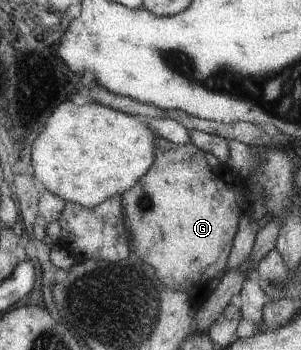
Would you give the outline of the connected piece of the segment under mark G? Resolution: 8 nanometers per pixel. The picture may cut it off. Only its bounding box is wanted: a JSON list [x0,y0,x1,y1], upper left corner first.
[121,140,244,299]

